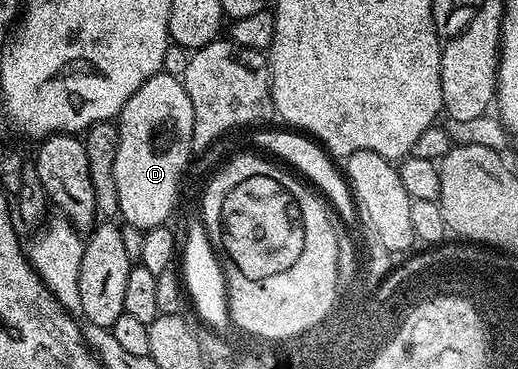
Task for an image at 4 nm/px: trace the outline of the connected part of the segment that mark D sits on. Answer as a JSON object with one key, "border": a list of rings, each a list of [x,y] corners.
{"border":[[[158,73],[143,81],[135,93],[123,105],[116,120],[119,133],[119,149],[115,153],[115,189],[119,189],[120,218],[128,226],[141,231],[168,224],[169,214],[177,203],[177,190],[181,187],[181,174],[189,163],[193,146],[193,126],[195,113],[191,109],[191,97],[187,97],[184,82],[176,75]]]}

